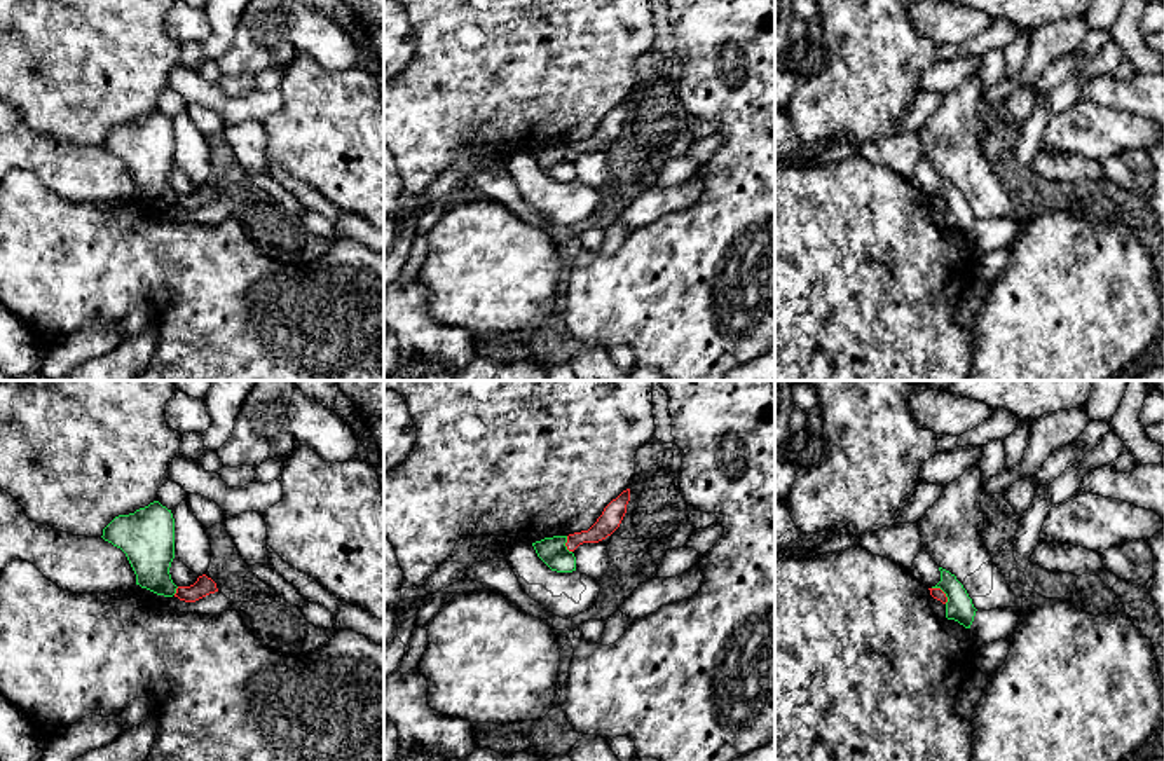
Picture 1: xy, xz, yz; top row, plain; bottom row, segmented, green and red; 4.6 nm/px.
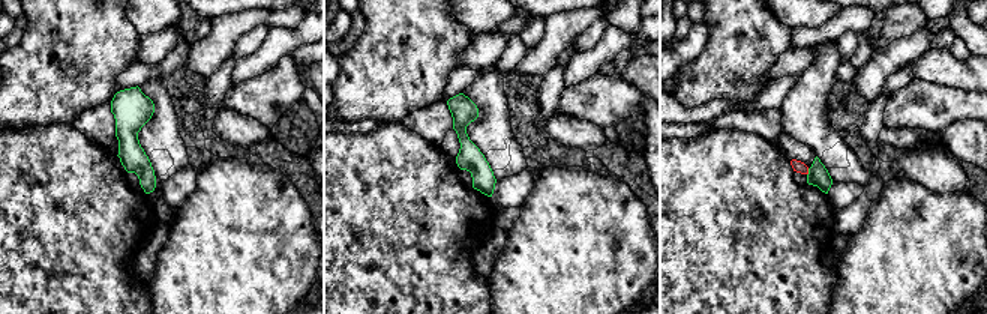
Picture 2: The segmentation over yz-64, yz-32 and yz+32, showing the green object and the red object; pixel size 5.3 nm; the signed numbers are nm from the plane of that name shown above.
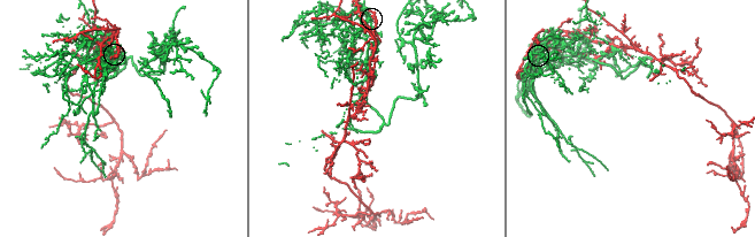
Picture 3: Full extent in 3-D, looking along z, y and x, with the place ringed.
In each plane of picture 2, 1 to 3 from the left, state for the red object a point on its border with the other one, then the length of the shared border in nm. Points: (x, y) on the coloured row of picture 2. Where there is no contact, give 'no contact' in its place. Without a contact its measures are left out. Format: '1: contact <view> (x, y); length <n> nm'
1: no contact
2: no contact
3: contact yz+32 (809, 172); length 40 nm

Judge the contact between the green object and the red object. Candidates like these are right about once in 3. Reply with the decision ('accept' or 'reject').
reject

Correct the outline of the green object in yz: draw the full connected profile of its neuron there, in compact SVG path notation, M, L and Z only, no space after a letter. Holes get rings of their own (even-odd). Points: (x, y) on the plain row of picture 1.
M939 176L939 180L941 180L941 190L932 197L941 197L948 206L946 227L958 230L965 237L970 237L977 220L972 213L972 208L969 206L967 199L956 189L955 183L951 183L942 176Z

